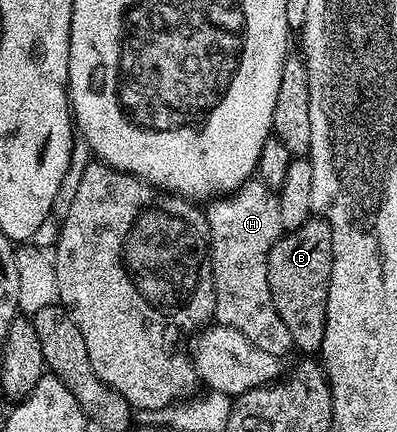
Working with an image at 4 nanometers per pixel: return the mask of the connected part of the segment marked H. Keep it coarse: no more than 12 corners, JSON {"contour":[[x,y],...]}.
{"contour":[[251,178],[205,205],[214,320],[285,357],[268,290],[284,232]]}

